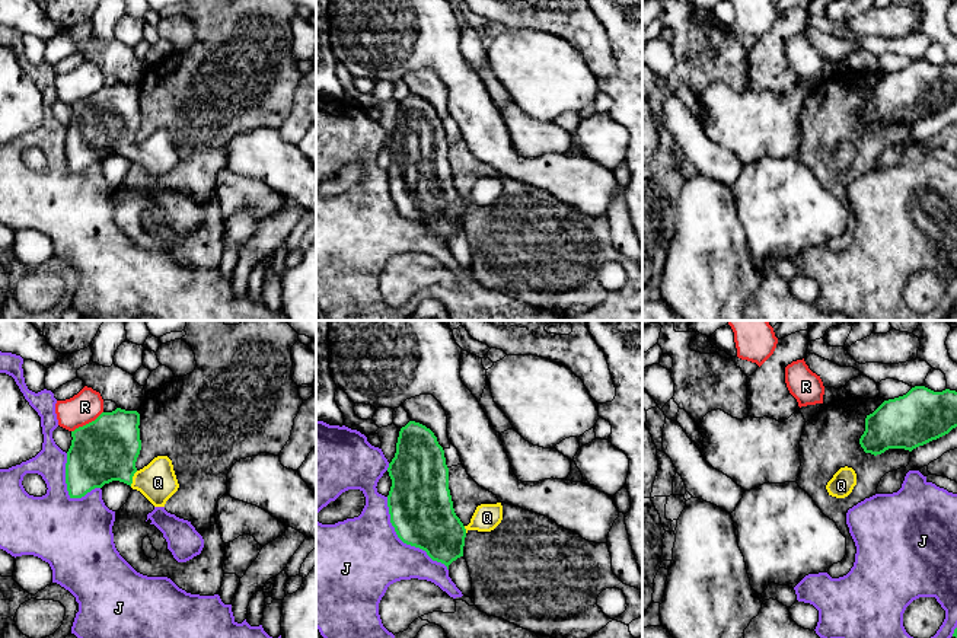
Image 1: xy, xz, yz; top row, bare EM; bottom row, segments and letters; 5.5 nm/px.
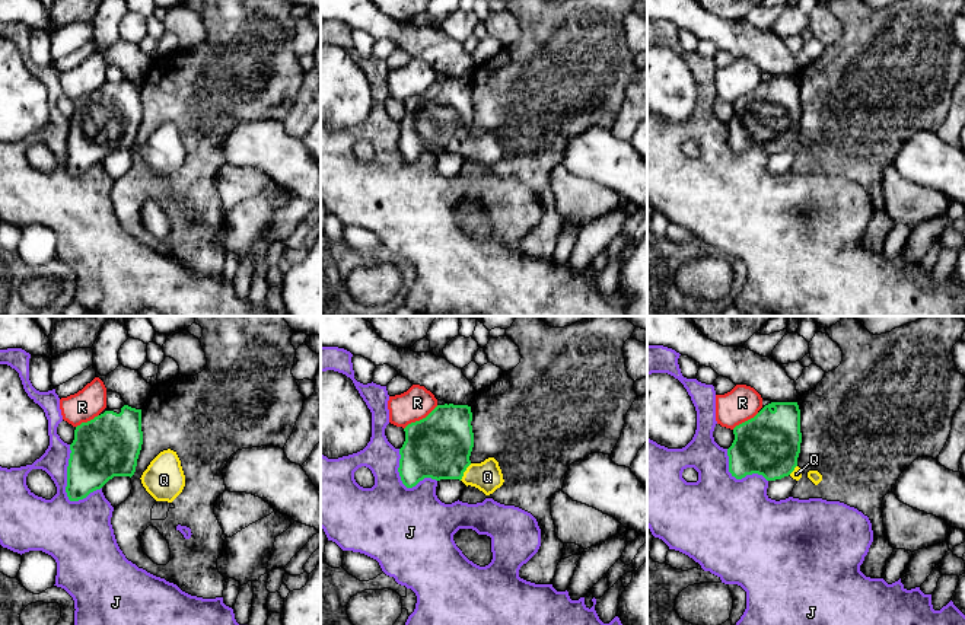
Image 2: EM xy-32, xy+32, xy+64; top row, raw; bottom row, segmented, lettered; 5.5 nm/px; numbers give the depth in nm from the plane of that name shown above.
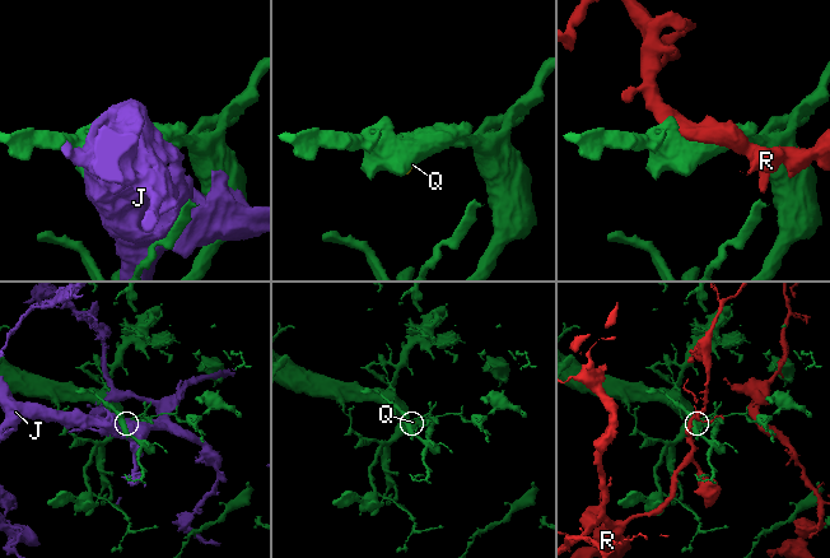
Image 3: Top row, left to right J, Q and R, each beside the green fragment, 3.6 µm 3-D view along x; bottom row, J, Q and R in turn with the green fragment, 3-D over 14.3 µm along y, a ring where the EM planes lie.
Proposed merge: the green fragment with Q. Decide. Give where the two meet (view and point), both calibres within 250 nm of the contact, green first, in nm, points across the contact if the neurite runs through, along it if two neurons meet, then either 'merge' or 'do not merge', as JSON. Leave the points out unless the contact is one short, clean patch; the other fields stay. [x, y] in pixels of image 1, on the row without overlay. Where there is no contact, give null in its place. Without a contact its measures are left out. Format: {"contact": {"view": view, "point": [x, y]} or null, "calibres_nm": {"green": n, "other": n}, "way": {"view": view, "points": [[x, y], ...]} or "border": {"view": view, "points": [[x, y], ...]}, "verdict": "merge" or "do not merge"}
{"contact": {"view": "xy", "point": [131, 152]}, "calibres_nm": {"green": 340, "other": 220}, "way": {"view": "xy", "points": [[107, 123], [131, 152], [158, 156]]}, "verdict": "merge"}

